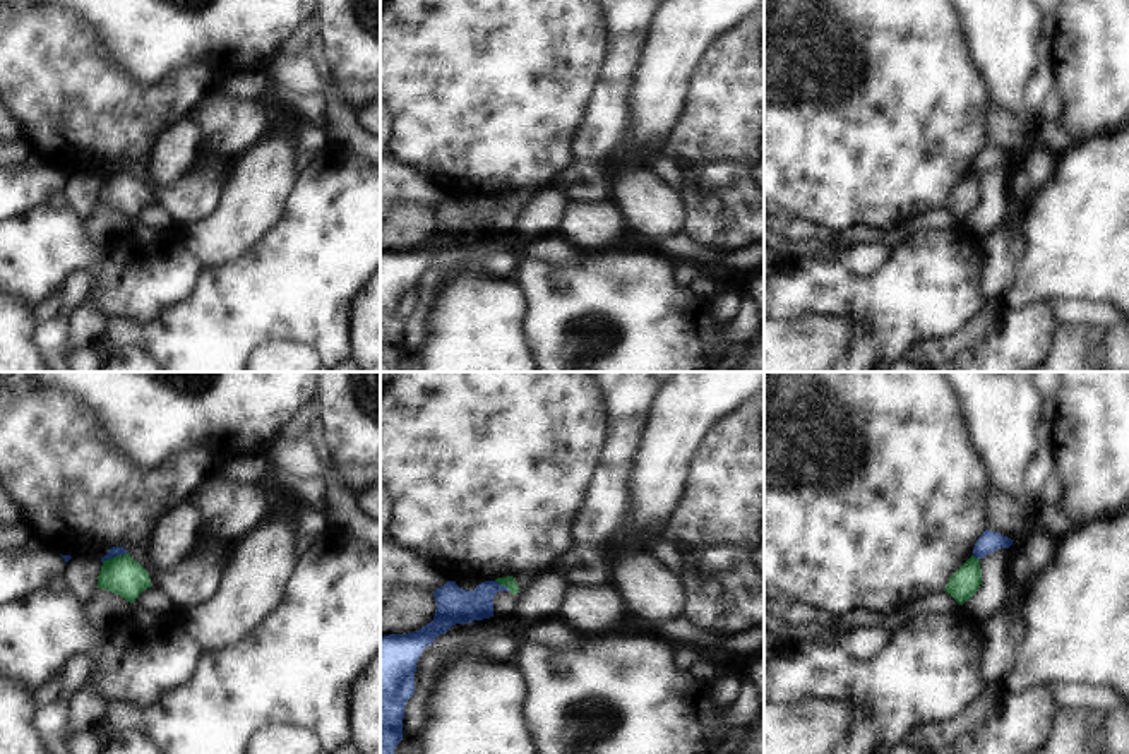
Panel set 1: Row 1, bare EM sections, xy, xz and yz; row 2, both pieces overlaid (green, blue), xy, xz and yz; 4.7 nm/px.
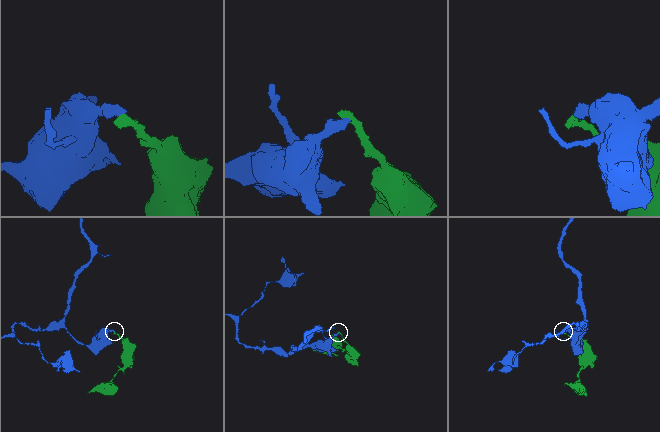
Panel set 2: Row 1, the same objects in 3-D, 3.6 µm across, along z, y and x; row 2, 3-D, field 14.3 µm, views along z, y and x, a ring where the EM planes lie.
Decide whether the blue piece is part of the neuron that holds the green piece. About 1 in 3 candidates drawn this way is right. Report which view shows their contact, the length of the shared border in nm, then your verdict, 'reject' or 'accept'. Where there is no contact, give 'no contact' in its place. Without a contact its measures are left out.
xy | 120 nm | reject

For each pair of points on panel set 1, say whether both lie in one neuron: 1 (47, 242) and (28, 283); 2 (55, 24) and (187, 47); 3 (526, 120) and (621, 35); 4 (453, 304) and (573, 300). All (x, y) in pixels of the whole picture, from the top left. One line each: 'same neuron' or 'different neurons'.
1: same neuron
2: different neurons
3: different neurons
4: different neurons

